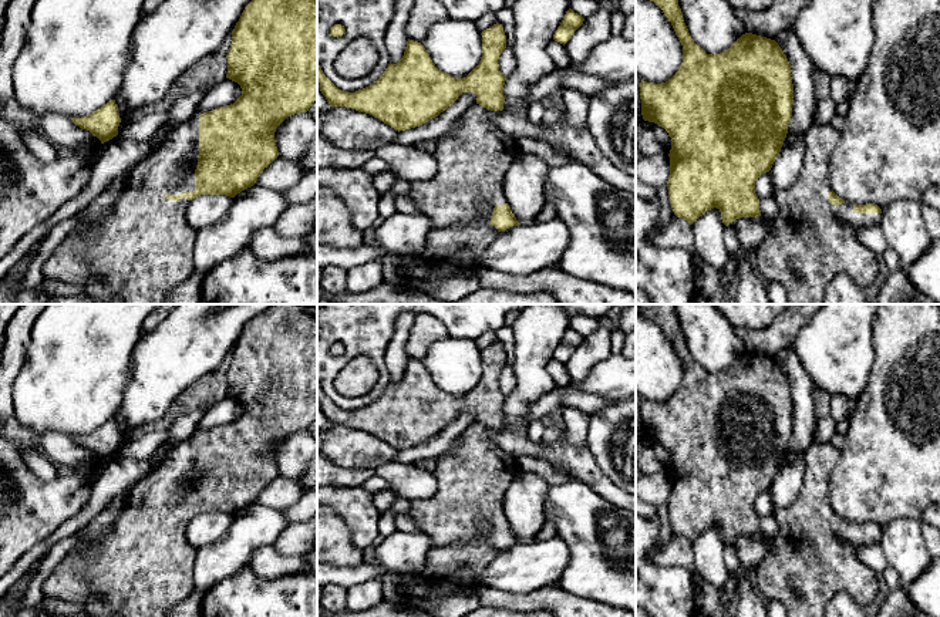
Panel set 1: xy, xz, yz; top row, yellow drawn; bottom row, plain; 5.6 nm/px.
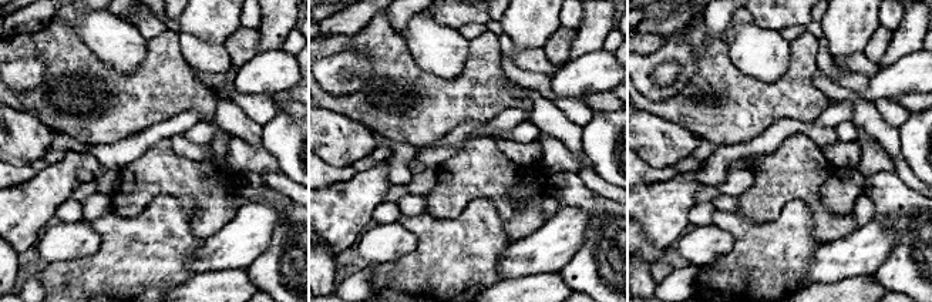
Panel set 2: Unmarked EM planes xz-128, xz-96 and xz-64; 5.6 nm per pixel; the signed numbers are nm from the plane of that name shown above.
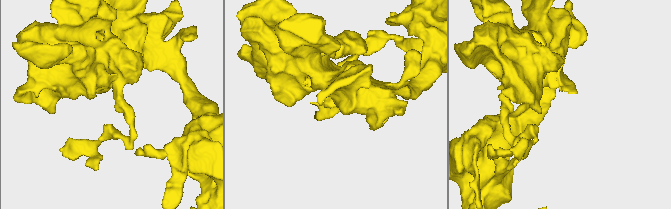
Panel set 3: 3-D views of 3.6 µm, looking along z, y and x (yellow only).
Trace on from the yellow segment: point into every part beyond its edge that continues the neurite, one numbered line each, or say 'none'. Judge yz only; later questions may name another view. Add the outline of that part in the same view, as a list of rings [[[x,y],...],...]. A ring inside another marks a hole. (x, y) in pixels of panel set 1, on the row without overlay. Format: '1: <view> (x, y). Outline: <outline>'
1: yz (814, 559). Outline: [[[830,442],[811,445],[805,456],[803,481],[795,500],[786,509],[774,513],[779,526],[778,535],[768,539],[774,554],[765,557],[755,570],[758,593],[765,600],[781,601],[786,608],[788,617],[823,617],[828,601],[840,591],[850,594],[860,607],[866,607],[873,601],[879,590],[877,573],[860,560],[856,550],[860,546],[879,542],[882,532],[855,532],[852,522],[845,520],[833,525],[828,517],[828,512],[832,510],[830,475],[839,458],[840,451]]]

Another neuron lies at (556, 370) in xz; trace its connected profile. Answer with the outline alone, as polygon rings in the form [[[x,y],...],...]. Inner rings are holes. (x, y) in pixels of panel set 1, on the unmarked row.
[[[555,358],[546,364],[546,371],[552,377],[556,387],[566,387],[572,382],[566,365]]]

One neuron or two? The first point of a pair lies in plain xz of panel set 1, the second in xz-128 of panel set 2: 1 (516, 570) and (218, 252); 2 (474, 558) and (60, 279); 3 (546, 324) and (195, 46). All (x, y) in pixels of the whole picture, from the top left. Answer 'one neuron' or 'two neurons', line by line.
1: one neuron
2: one neuron
3: two neurons

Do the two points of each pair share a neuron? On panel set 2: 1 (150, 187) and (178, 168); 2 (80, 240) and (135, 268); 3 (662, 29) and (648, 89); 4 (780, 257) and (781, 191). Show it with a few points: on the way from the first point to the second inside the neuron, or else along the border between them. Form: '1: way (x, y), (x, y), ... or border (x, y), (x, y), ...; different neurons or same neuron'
1: way (157, 180), (162, 174), (171, 174); same neuron
2: border (87, 221), (100, 247), (67, 261); different neurons
3: border (690, 14), (683, 26), (663, 36); different neurons
4: border (794, 198), (771, 221), (753, 222), (749, 218); different neurons

